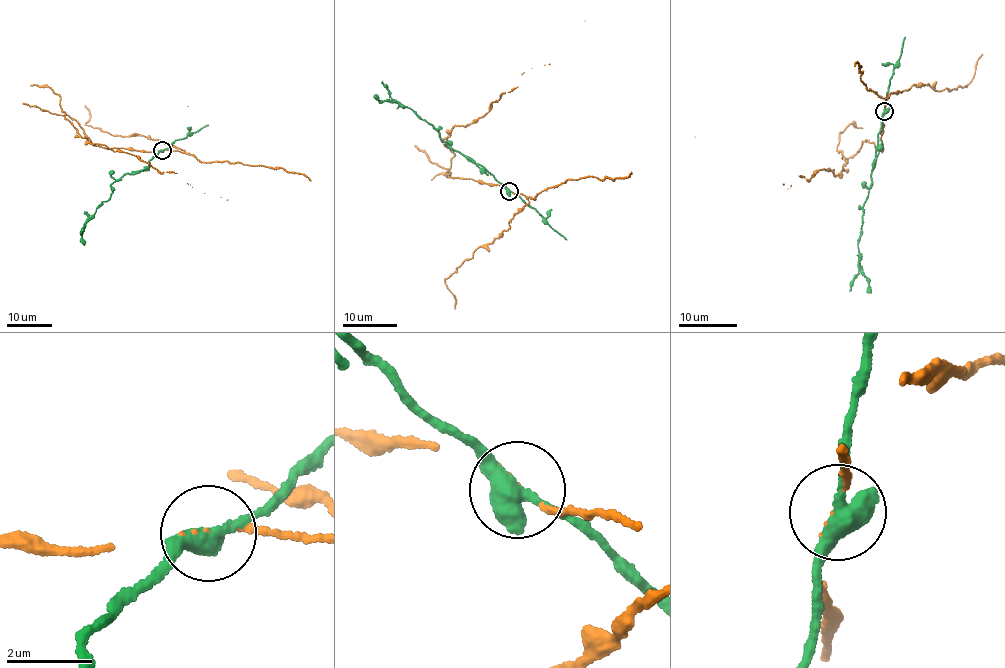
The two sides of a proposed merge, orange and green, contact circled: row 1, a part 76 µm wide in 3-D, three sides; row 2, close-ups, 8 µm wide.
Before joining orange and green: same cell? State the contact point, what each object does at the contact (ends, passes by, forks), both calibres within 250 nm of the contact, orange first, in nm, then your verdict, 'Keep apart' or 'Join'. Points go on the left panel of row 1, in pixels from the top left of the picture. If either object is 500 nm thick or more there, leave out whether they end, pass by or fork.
Place: (162, 150). At the ring orange ends. At the ring green passes by. Thickness 70 nm (orange) against 480 nm. Keep apart

